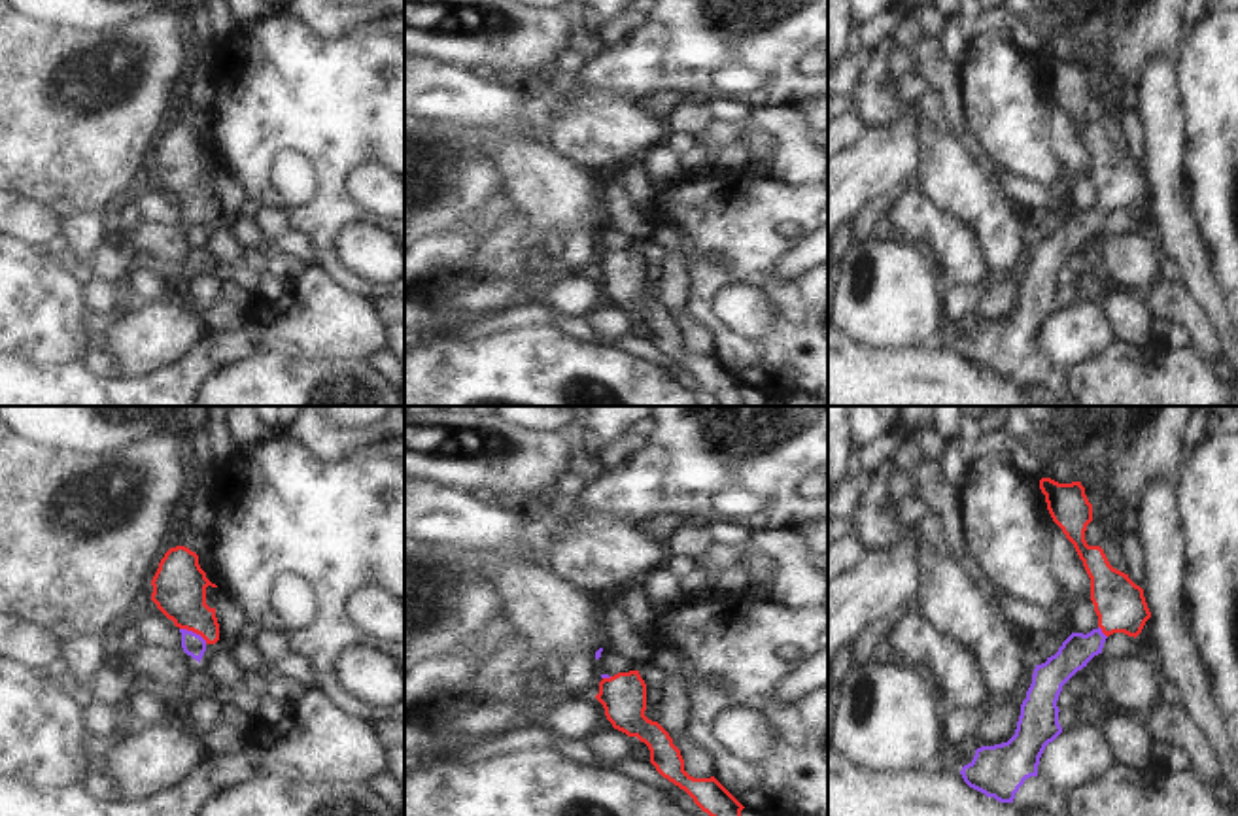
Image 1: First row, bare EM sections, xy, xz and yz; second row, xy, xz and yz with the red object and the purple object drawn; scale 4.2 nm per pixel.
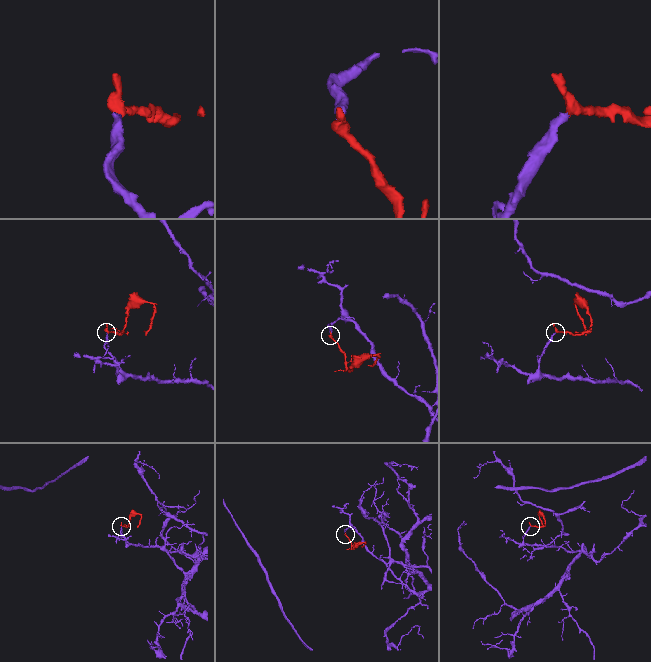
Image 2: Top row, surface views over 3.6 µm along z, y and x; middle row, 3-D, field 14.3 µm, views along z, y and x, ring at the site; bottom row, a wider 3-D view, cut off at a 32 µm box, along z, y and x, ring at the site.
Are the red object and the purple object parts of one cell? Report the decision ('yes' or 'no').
yes

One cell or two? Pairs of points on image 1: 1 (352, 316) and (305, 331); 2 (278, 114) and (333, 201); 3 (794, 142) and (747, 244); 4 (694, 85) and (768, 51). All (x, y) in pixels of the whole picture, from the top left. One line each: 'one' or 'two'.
1: one
2: one
3: two
4: one

